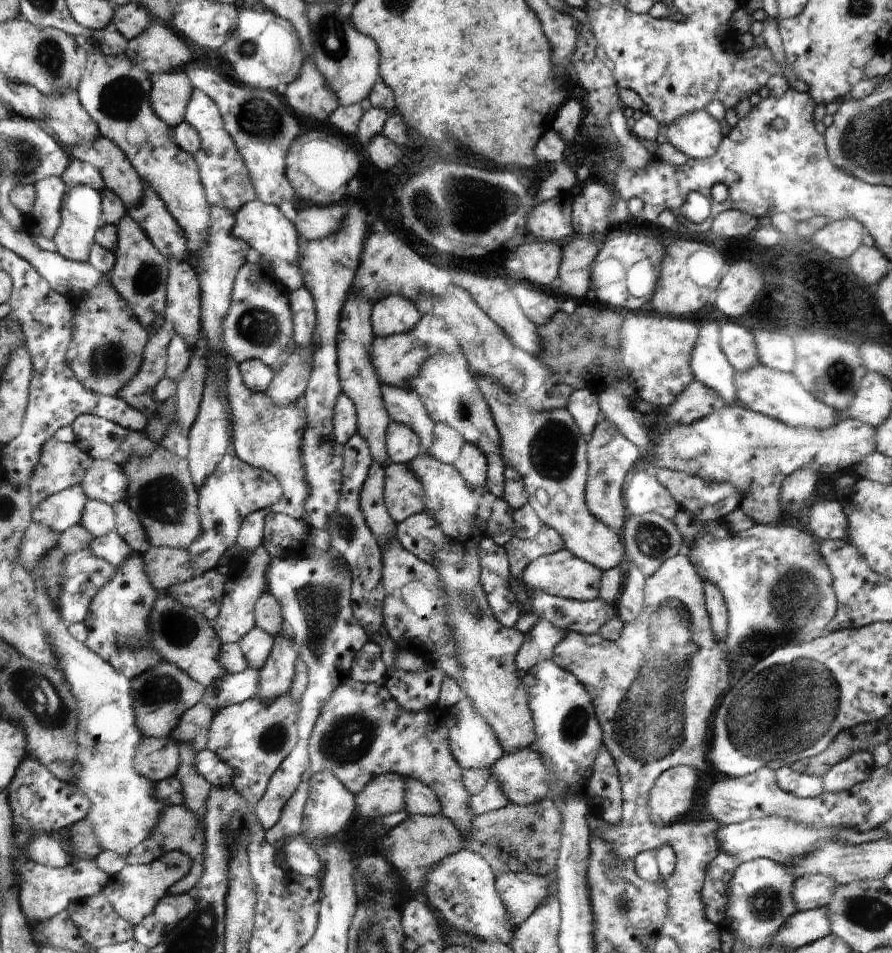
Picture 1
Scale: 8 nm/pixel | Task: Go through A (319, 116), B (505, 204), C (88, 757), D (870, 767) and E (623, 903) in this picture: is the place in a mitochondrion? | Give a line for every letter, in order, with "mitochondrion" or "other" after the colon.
A: other
B: mitochondrion
C: other
D: other
E: mitochondrion

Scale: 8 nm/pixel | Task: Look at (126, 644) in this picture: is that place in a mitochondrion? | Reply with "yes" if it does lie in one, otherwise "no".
yes

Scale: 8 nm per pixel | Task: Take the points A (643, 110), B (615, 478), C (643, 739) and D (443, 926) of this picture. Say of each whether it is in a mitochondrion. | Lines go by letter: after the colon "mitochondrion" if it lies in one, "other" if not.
A: other
B: other
C: mitochondrion
D: other

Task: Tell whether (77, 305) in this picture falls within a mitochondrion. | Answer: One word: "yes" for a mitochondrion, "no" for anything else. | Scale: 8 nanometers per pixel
no

